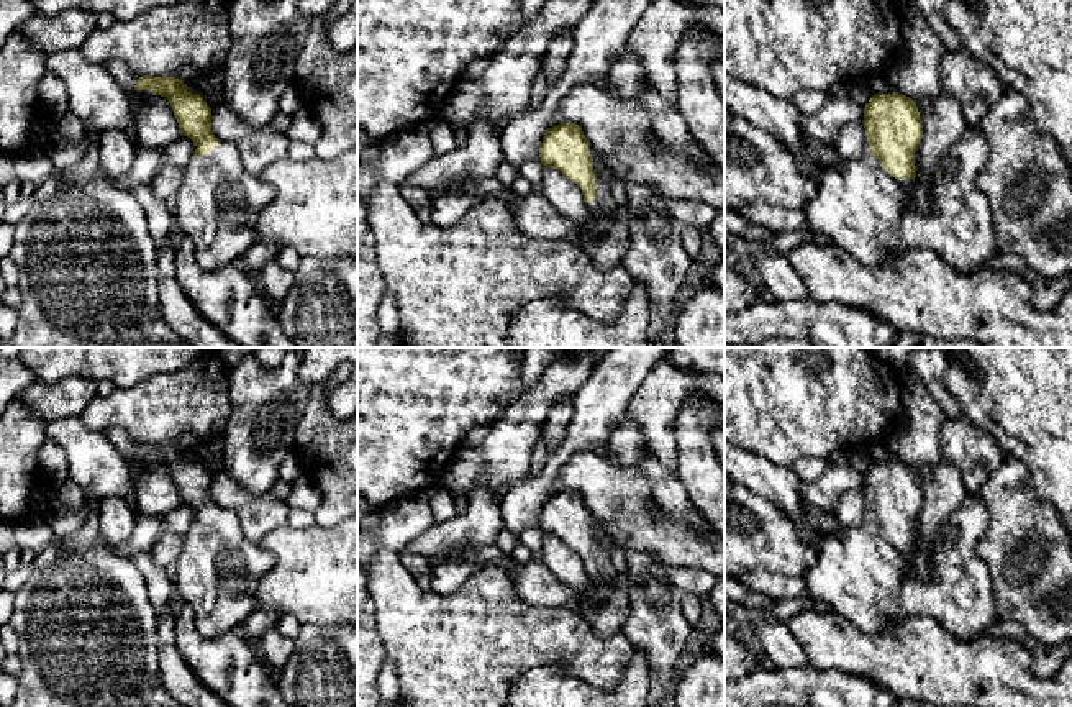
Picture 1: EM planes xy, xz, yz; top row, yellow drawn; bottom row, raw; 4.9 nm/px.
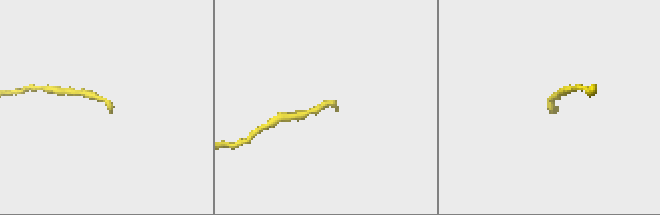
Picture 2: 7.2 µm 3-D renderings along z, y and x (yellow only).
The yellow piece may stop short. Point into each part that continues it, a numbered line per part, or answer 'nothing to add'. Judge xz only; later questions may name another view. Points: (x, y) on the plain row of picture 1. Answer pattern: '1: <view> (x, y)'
1: xz (535, 583)

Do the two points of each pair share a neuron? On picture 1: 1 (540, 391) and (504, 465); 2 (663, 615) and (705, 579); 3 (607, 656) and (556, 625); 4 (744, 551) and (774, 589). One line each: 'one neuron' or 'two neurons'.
1: one neuron
2: one neuron
3: one neuron
4: two neurons

